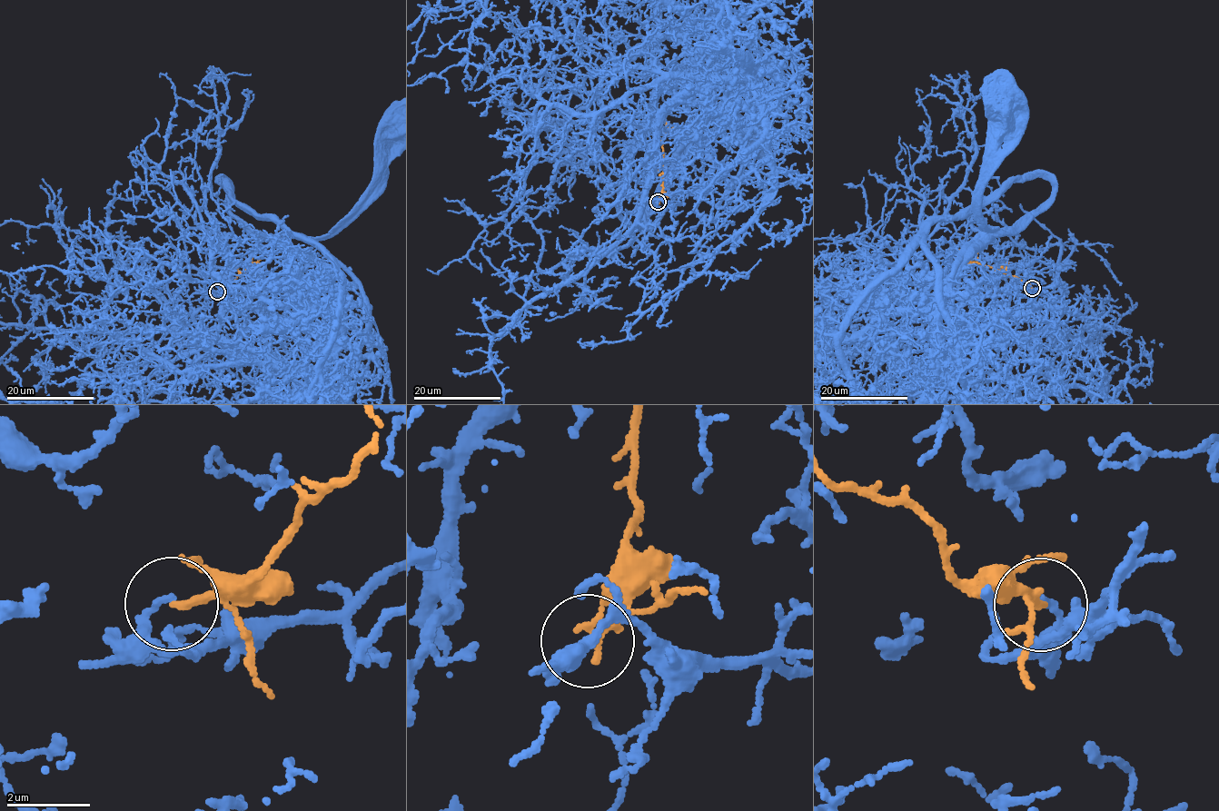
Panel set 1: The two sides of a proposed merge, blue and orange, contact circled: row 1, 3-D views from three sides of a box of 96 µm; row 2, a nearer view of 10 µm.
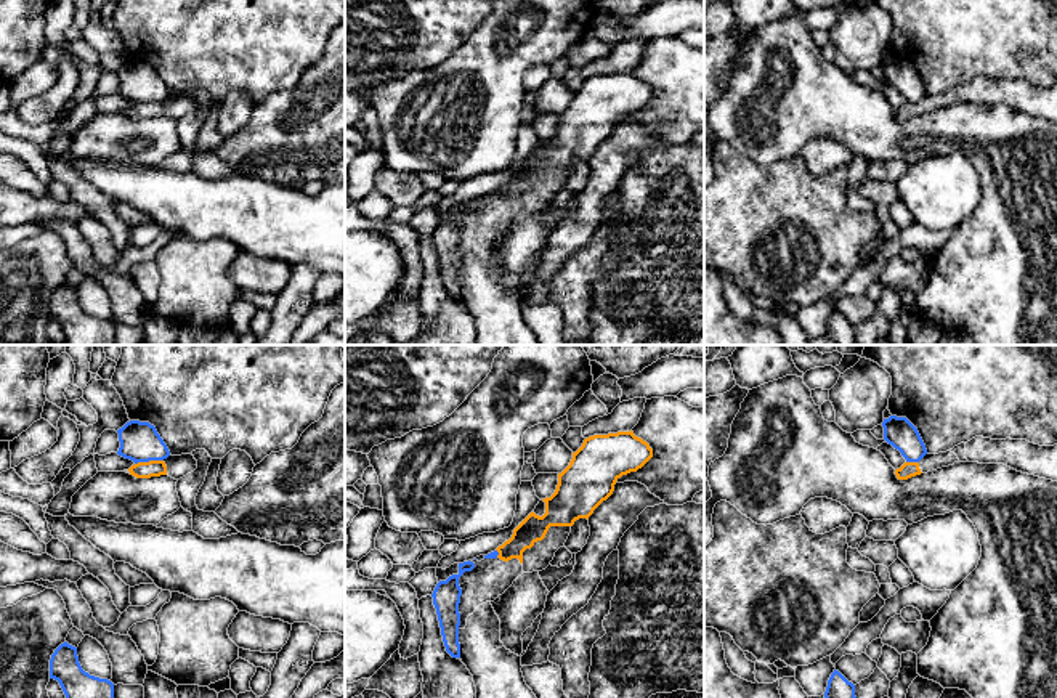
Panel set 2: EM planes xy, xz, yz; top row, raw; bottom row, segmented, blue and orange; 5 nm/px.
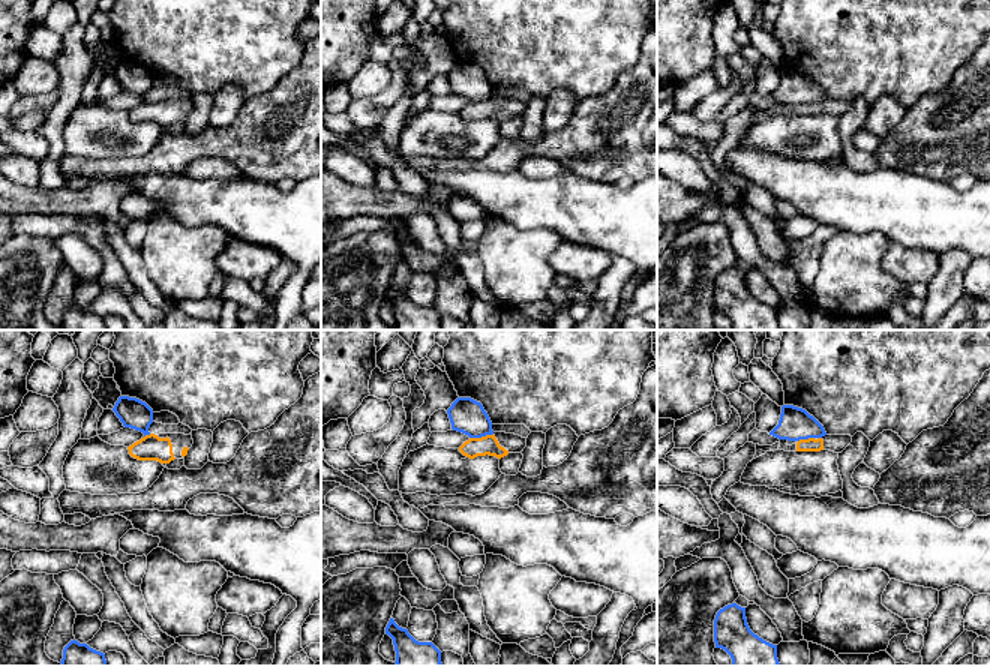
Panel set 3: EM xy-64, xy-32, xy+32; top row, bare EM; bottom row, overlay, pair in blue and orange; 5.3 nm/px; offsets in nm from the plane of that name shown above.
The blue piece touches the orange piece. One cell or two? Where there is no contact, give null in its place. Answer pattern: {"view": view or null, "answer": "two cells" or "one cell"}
{"view": "xy", "answer": "two cells"}

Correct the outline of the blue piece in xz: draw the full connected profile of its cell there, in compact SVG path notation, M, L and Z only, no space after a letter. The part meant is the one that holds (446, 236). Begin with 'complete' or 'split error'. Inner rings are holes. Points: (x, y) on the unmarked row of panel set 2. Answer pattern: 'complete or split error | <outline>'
complete | M473 202L459 204L459 213L449 217L446 221L439 221L431 234L433 246L436 249L443 282L446 292L452 298L460 298L460 284L459 284L459 266L460 266L460 254L459 244L462 229L459 226L459 218L465 212L472 212L475 209Z

